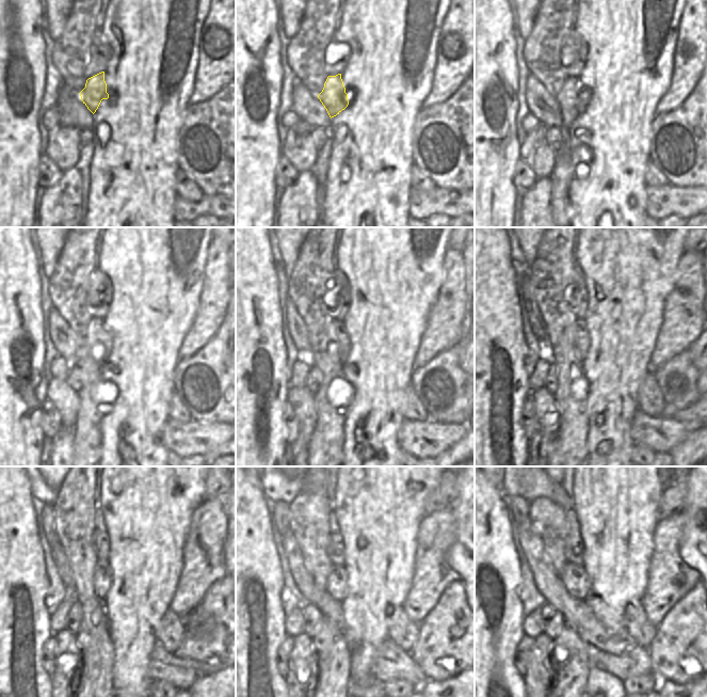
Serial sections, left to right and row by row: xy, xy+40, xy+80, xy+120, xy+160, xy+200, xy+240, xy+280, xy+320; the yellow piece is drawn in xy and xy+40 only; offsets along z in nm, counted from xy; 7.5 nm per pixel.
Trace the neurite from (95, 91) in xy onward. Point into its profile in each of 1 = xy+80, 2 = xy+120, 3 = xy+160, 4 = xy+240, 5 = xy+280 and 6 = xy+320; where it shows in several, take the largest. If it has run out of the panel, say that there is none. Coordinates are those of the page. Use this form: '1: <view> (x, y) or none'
1: xy+80 (573, 96)
2: xy+120 (99, 341)
3: xy+160 (342, 338)
4: xy+240 (101, 573)
5: xy+280 (337, 581)
6: xy+320 (574, 577)

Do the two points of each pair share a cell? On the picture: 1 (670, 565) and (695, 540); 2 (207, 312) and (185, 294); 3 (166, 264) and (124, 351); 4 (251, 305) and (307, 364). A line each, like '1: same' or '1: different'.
1: different
2: different
3: same
4: different

